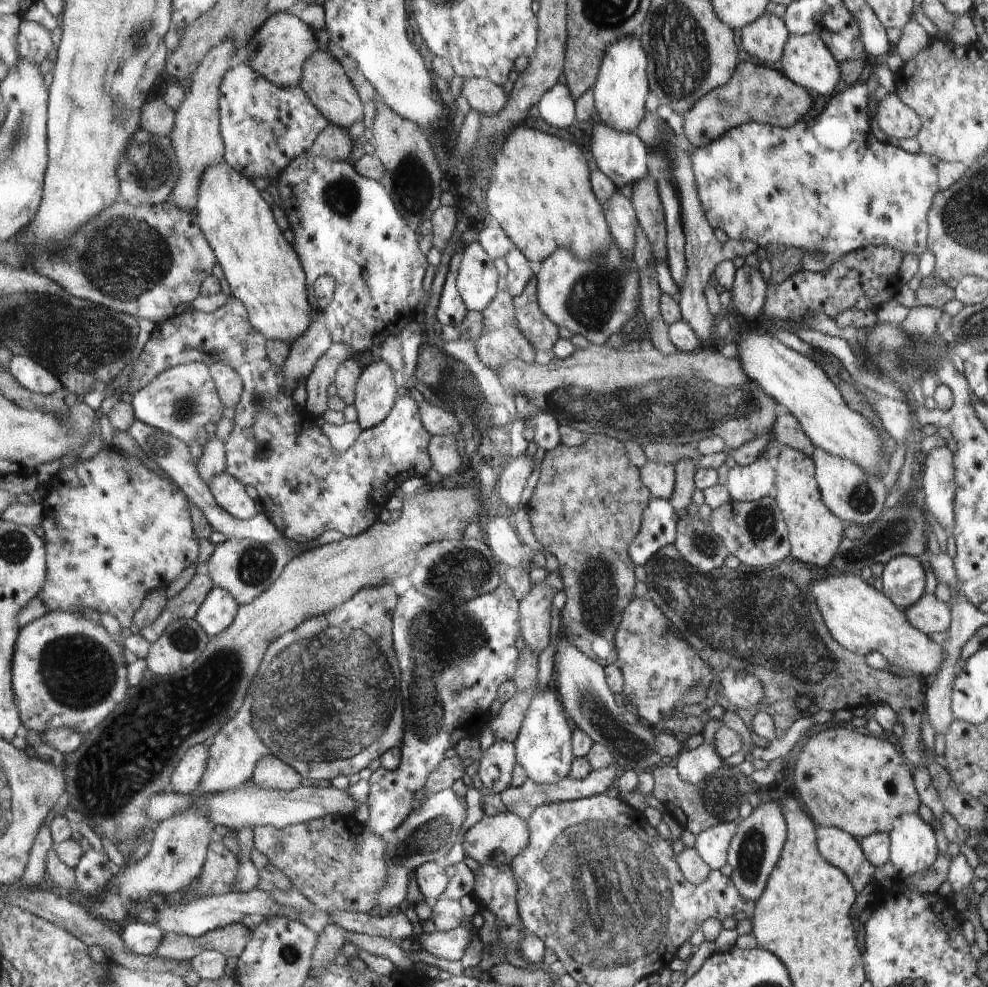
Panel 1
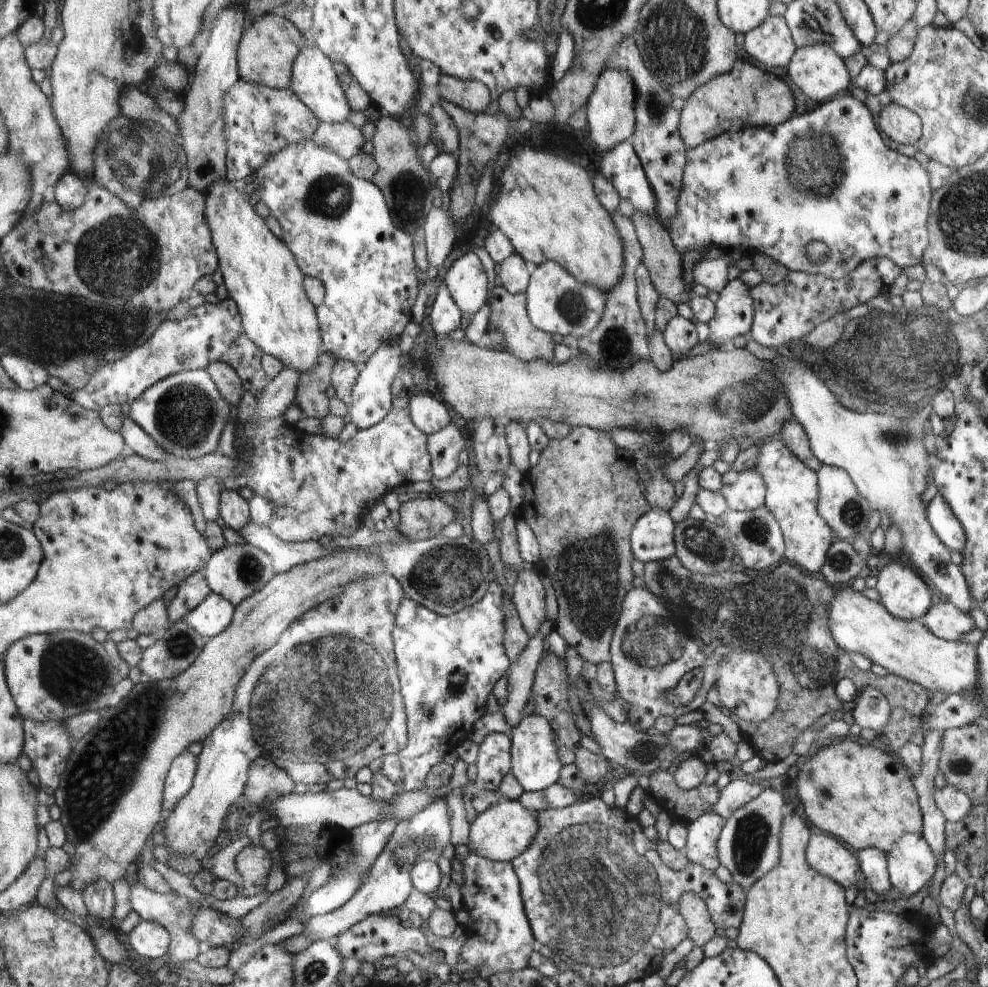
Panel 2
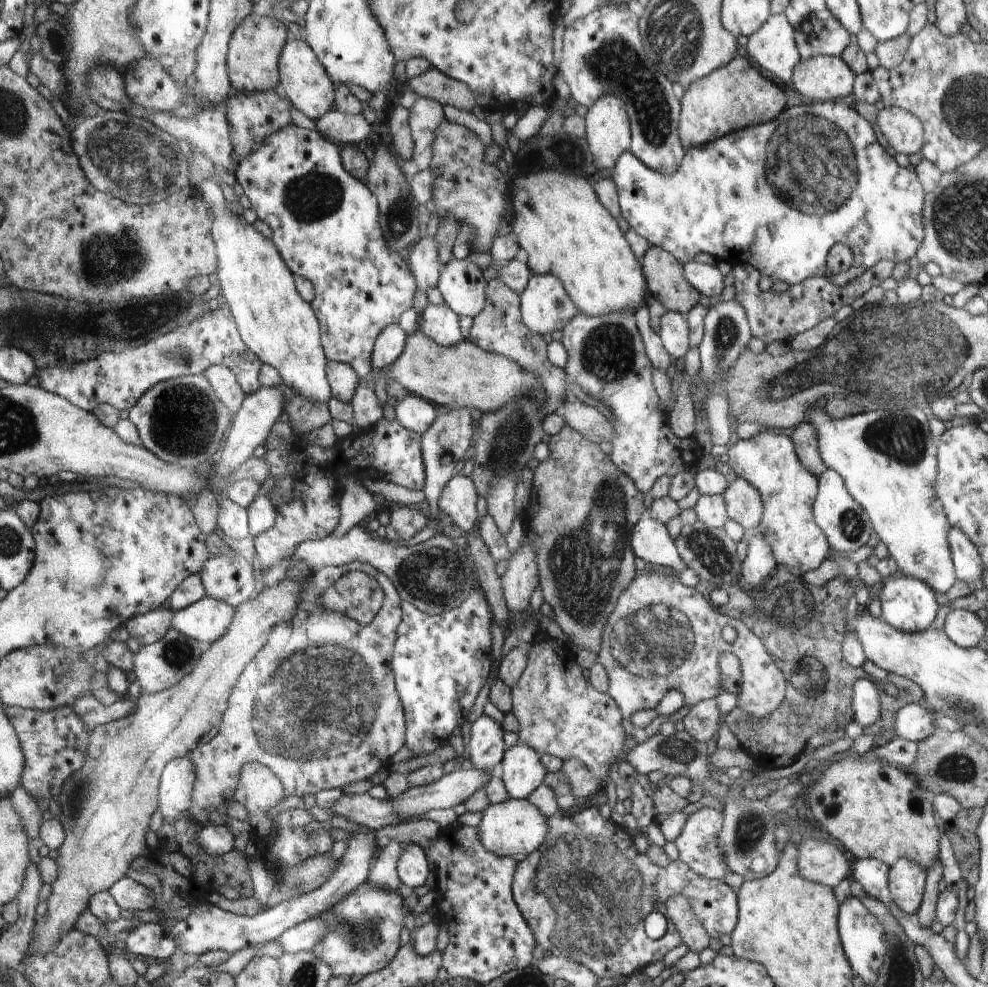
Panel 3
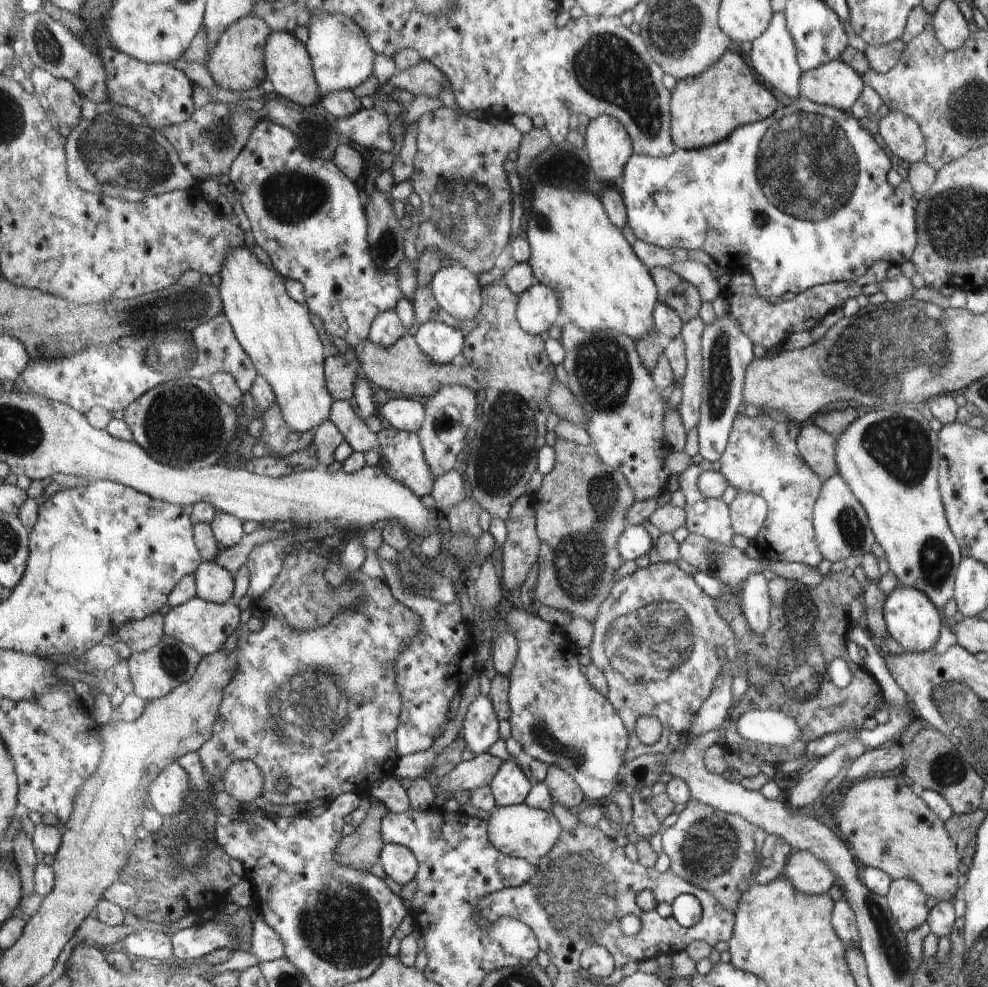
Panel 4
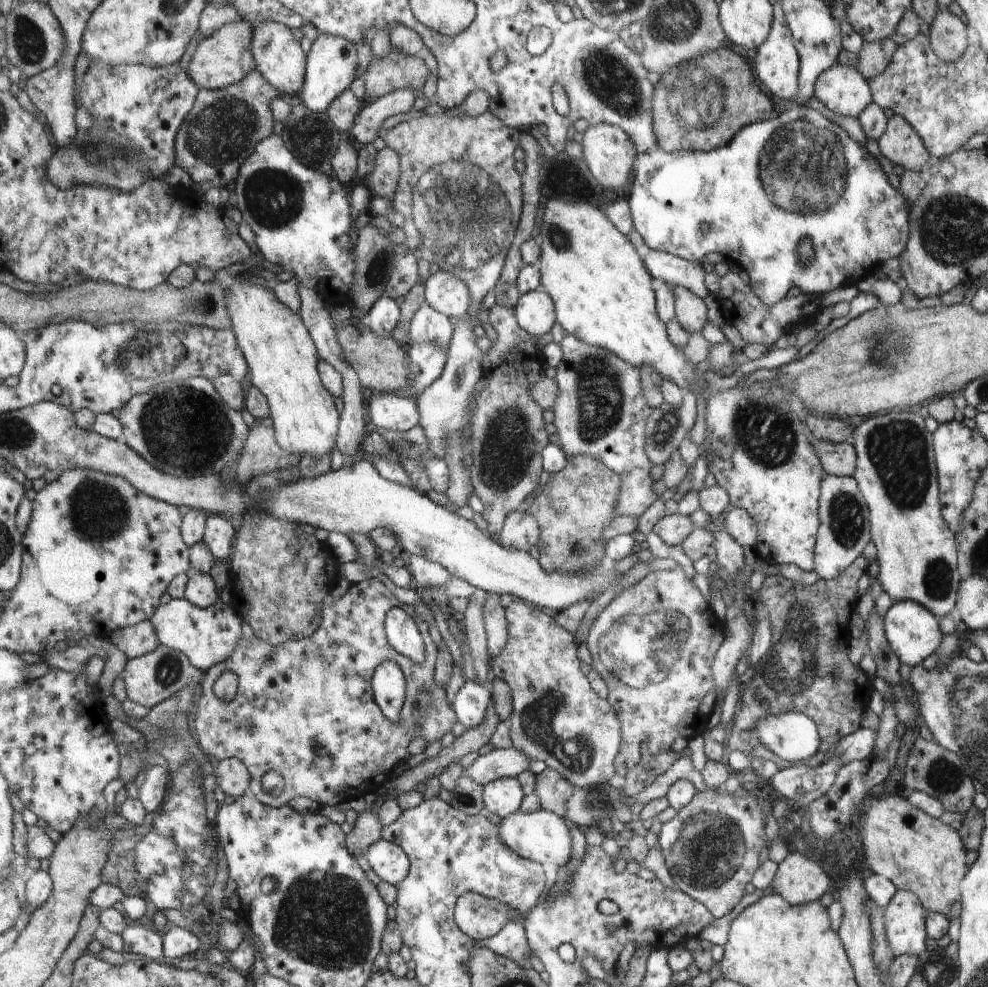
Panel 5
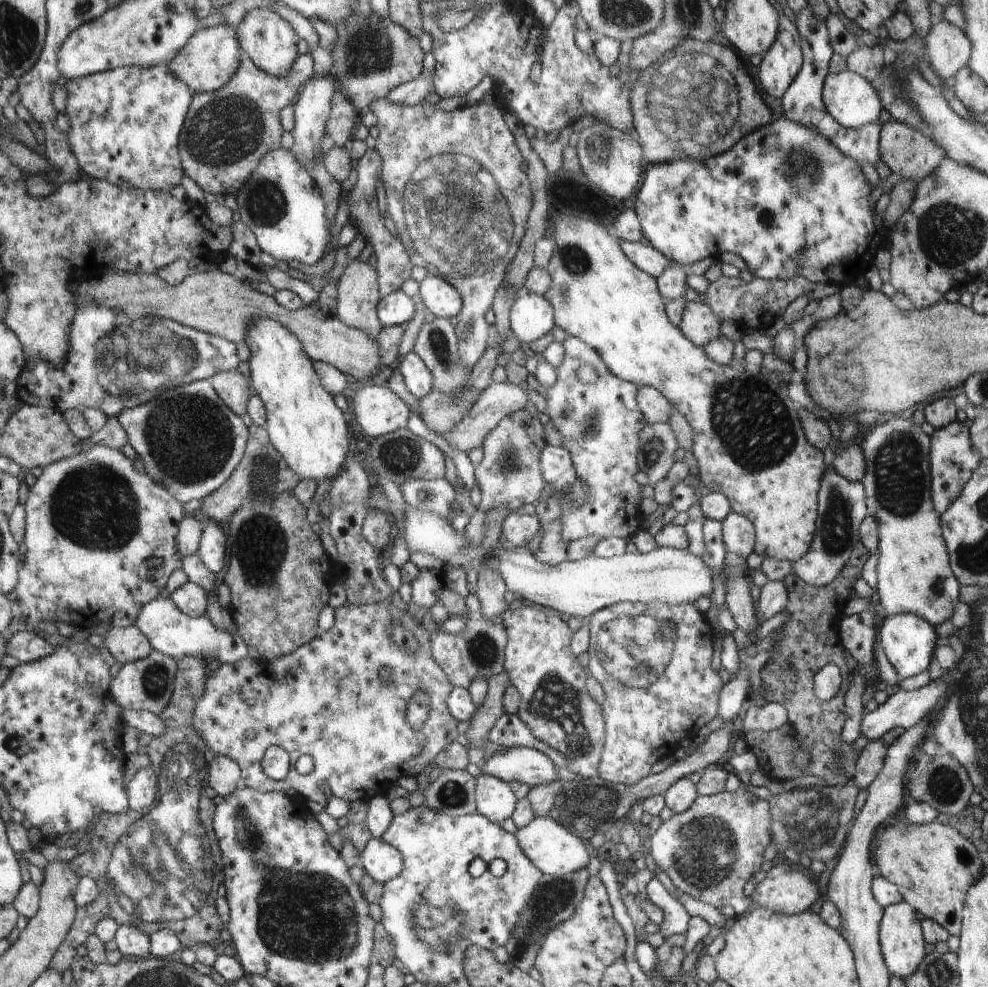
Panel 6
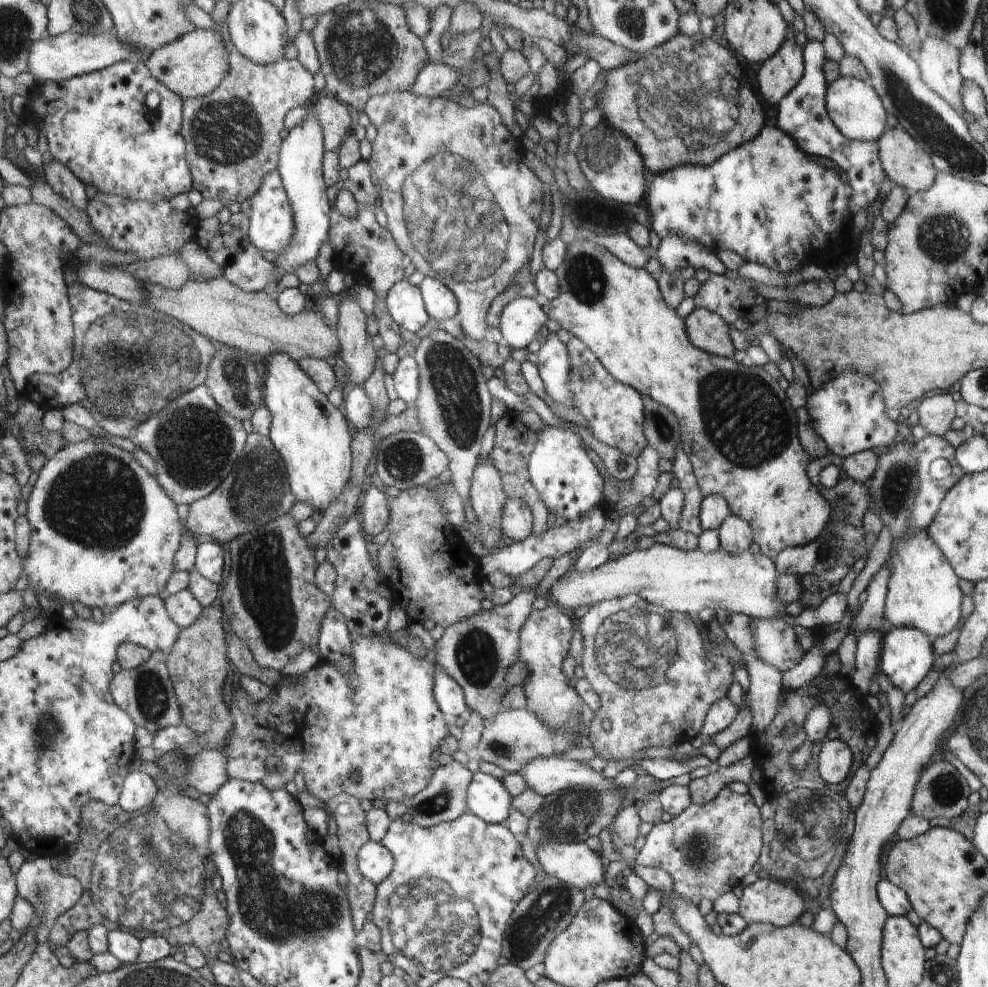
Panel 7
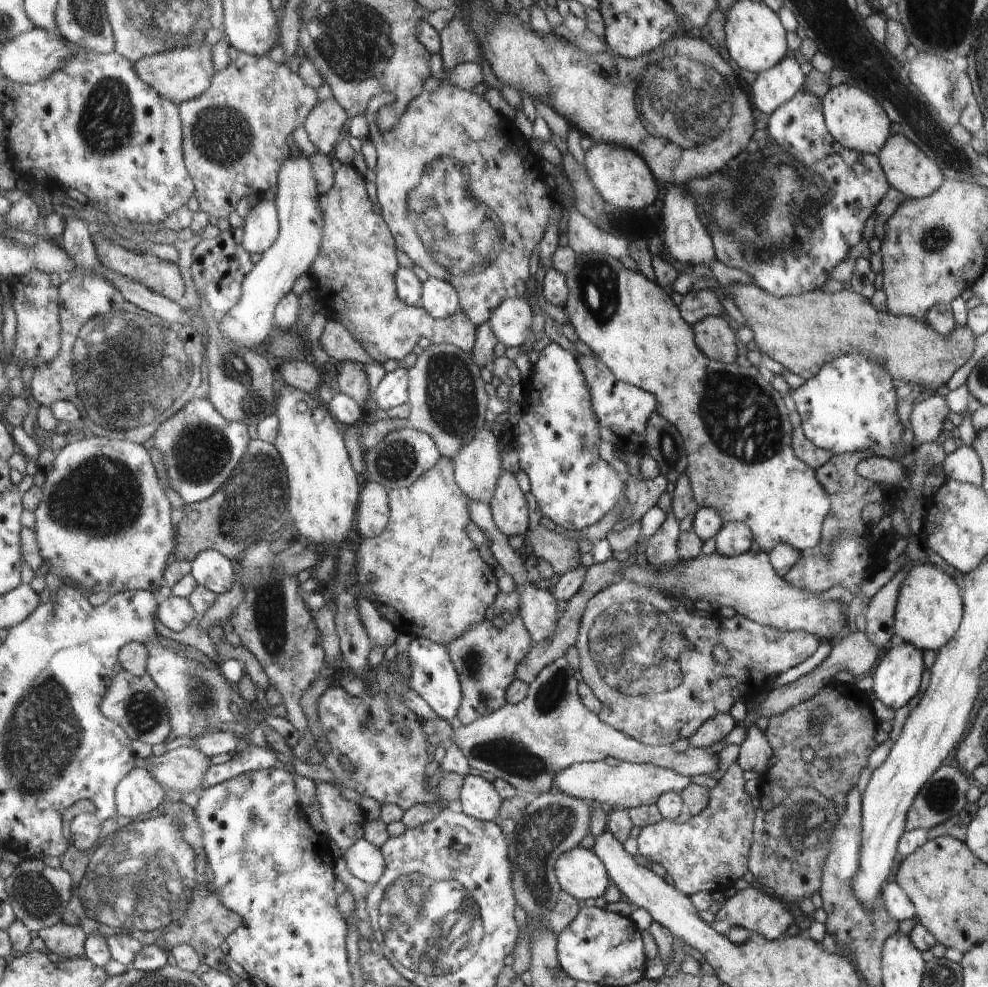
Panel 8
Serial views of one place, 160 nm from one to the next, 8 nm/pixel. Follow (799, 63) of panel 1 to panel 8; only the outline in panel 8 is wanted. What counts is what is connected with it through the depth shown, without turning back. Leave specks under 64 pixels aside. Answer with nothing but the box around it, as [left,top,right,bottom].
[823,84,891,154]

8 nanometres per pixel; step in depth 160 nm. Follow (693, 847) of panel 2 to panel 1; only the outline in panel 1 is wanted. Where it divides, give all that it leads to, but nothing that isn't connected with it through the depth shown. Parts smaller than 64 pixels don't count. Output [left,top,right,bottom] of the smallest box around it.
[694,822,737,869]

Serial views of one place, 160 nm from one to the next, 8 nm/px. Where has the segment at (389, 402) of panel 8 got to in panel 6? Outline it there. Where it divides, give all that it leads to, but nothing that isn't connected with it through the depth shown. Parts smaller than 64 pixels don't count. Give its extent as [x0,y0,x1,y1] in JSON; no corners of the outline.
[399,350,433,400]

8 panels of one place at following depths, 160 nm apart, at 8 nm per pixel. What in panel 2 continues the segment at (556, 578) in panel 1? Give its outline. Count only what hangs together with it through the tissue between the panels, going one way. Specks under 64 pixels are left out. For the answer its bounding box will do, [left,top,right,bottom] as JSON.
[511,569,546,637]

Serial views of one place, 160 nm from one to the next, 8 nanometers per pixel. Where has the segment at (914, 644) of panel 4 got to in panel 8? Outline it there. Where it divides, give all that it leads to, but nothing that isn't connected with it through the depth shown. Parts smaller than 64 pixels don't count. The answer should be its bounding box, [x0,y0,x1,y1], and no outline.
[872,640,924,712]

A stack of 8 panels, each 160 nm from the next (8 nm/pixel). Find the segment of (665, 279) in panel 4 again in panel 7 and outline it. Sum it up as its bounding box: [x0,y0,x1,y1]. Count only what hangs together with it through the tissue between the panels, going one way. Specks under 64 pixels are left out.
[686,307,734,357]

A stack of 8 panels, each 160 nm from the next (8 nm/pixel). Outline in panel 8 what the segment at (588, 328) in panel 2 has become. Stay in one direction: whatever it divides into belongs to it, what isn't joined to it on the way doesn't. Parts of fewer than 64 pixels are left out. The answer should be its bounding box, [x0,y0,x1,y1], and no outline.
[489,297,532,347]

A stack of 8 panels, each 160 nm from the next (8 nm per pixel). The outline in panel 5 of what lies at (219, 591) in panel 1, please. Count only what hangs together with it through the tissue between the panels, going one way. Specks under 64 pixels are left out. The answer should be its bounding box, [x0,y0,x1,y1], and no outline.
[153,598,240,672]

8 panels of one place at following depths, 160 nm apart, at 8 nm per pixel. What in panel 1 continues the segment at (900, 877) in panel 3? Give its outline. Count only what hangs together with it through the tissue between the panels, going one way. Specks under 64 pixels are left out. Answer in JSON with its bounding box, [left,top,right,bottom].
[889,813,938,877]

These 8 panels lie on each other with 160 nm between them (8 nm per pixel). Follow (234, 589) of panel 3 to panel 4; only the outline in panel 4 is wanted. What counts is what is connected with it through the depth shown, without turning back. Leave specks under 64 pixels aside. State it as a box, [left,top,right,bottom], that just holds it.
[196,561,234,603]

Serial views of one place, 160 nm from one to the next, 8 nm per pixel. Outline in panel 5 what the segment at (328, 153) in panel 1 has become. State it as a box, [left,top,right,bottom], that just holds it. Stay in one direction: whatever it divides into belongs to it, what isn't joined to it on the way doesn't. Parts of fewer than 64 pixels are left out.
[348,89,414,146]

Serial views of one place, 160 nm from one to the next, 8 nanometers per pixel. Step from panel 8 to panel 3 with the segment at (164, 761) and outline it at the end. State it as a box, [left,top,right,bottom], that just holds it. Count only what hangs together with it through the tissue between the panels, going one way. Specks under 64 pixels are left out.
[234,762,285,818]

